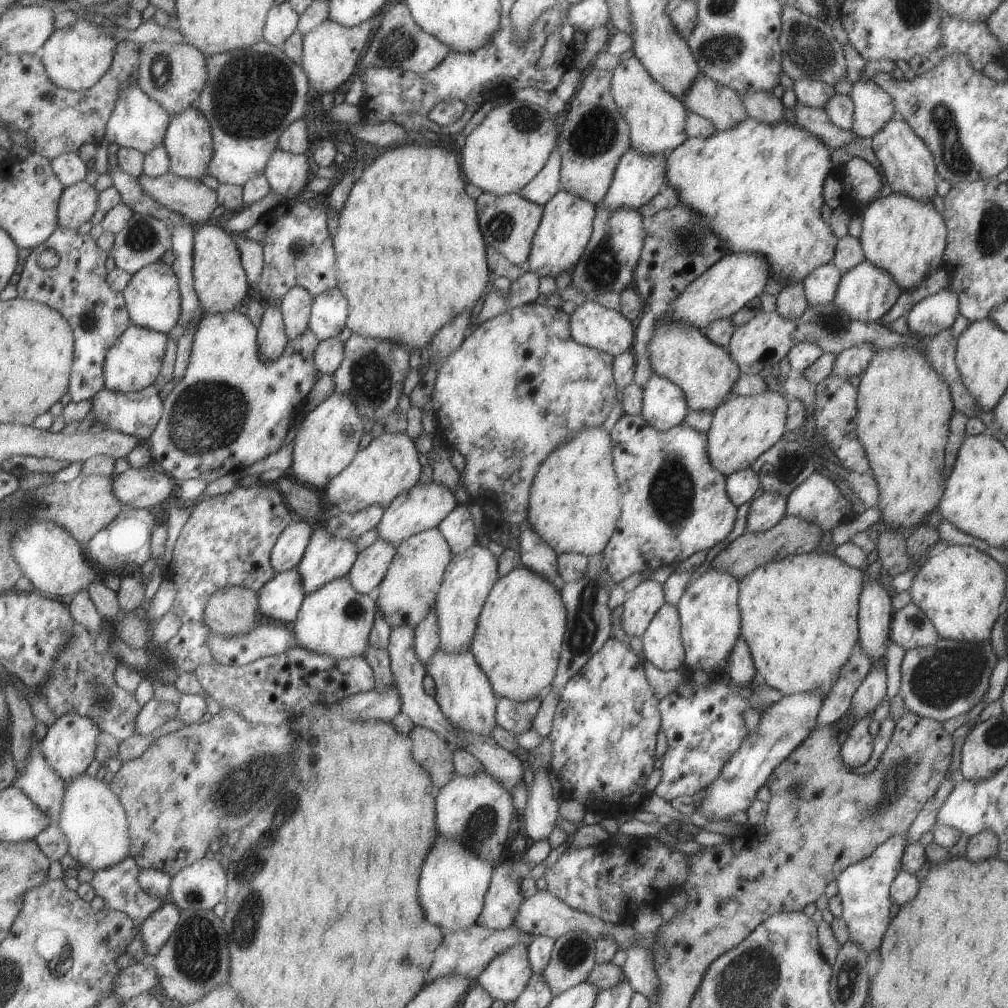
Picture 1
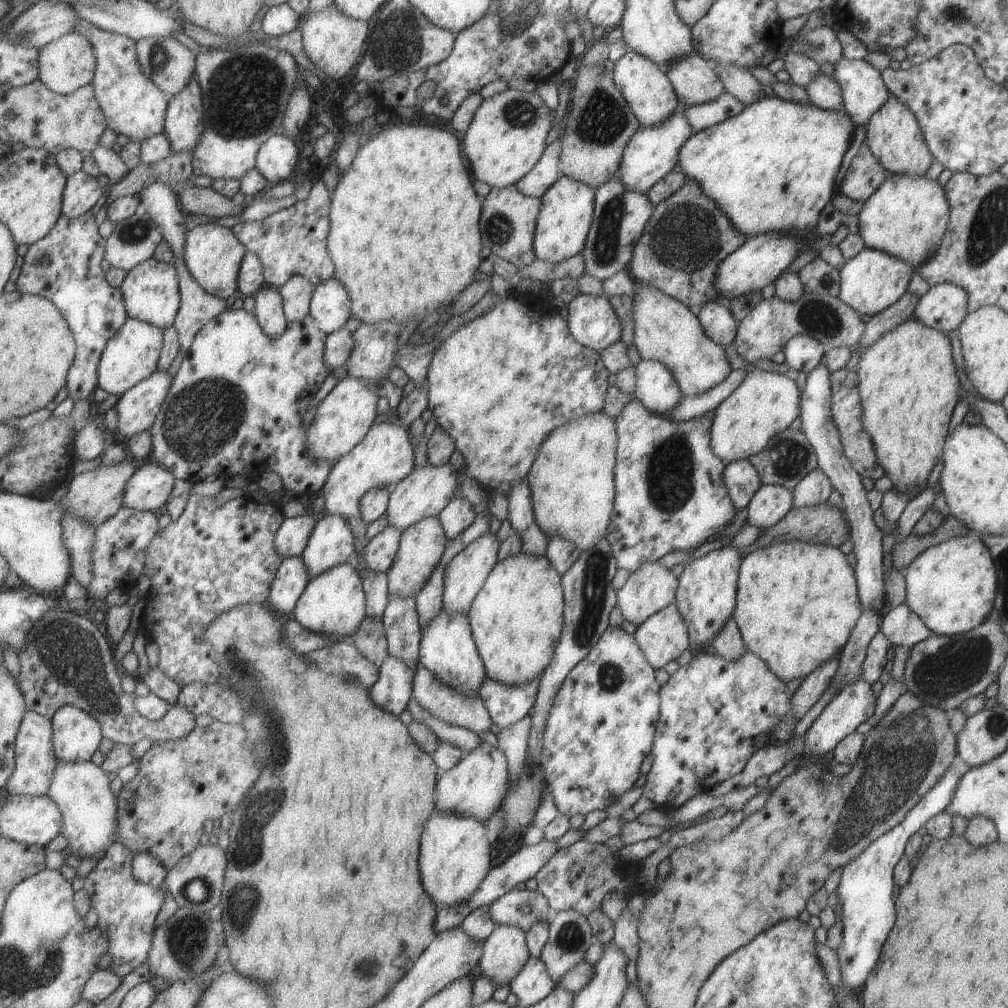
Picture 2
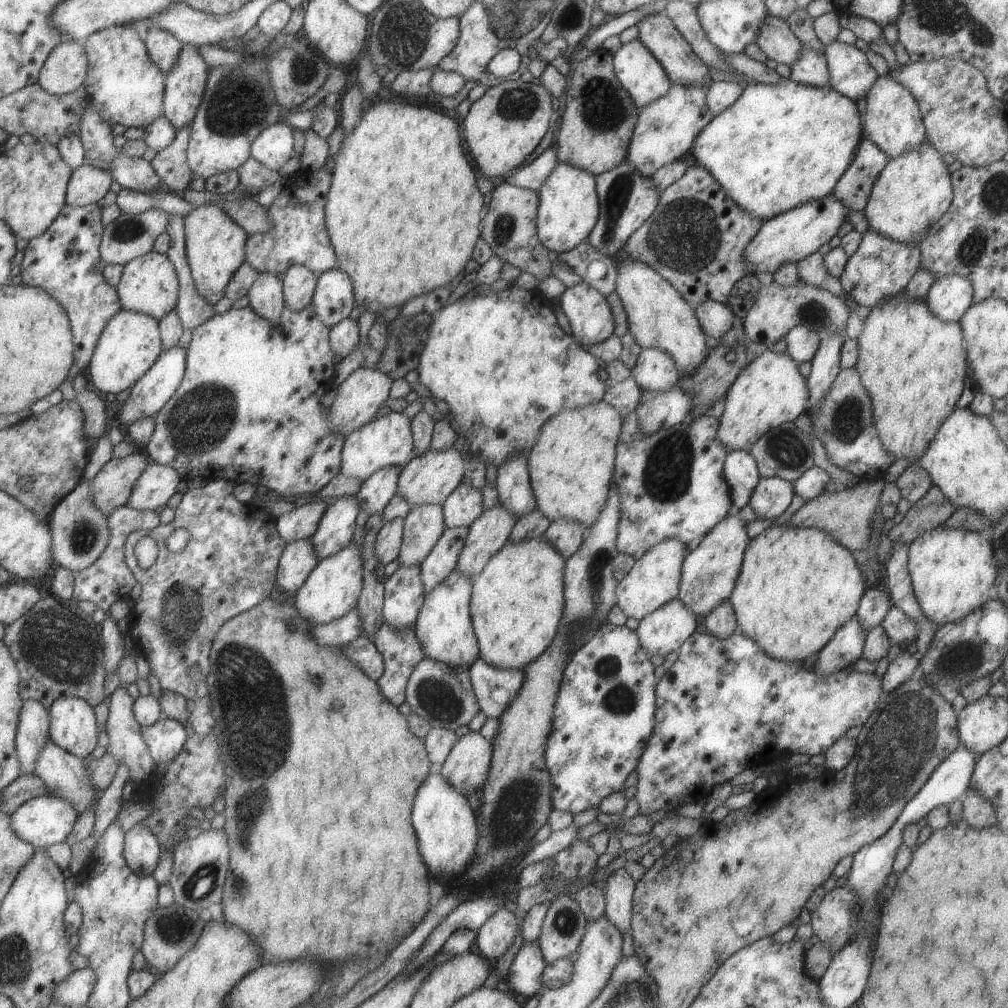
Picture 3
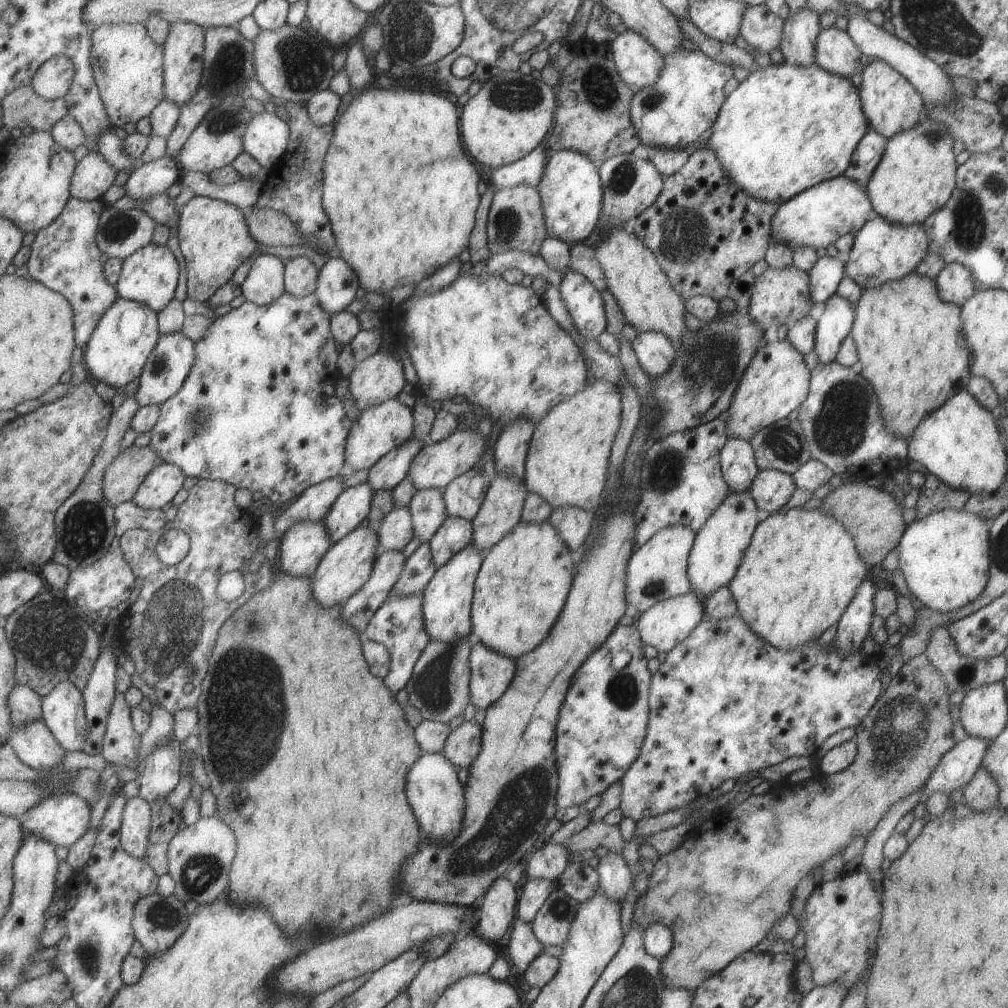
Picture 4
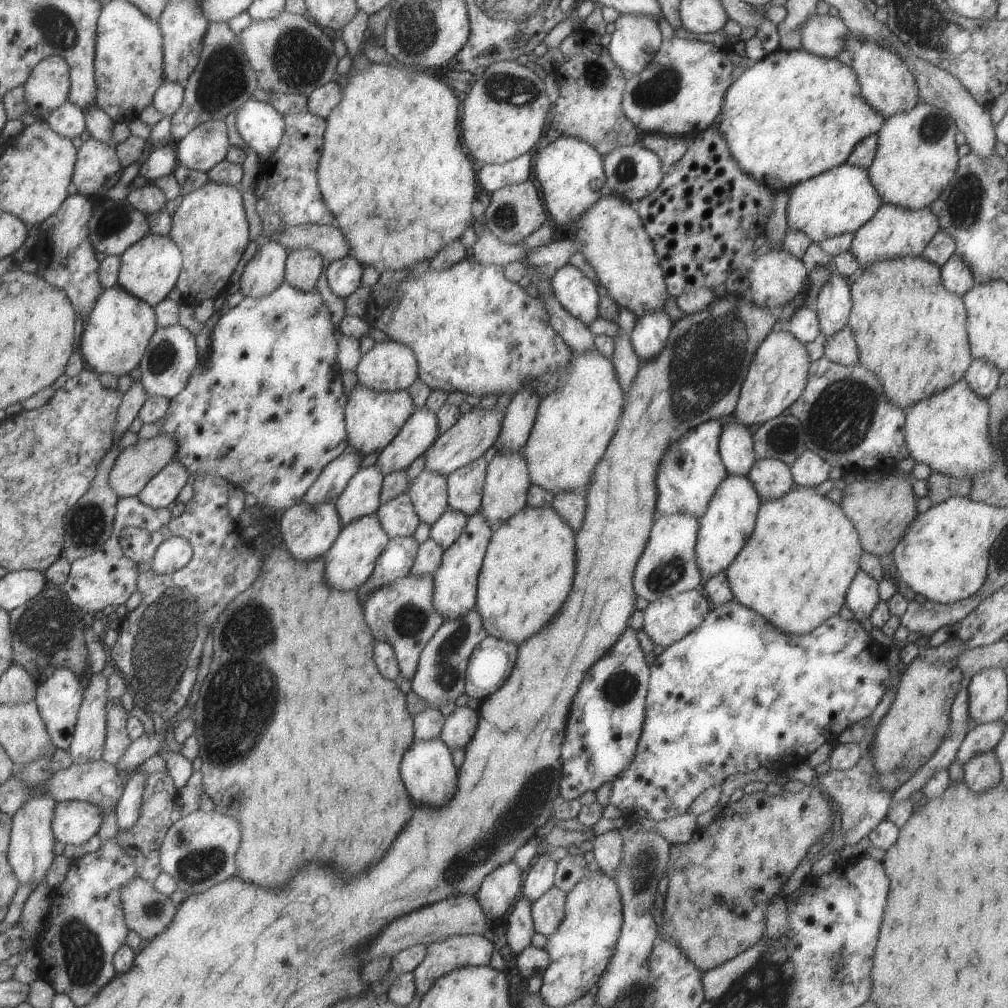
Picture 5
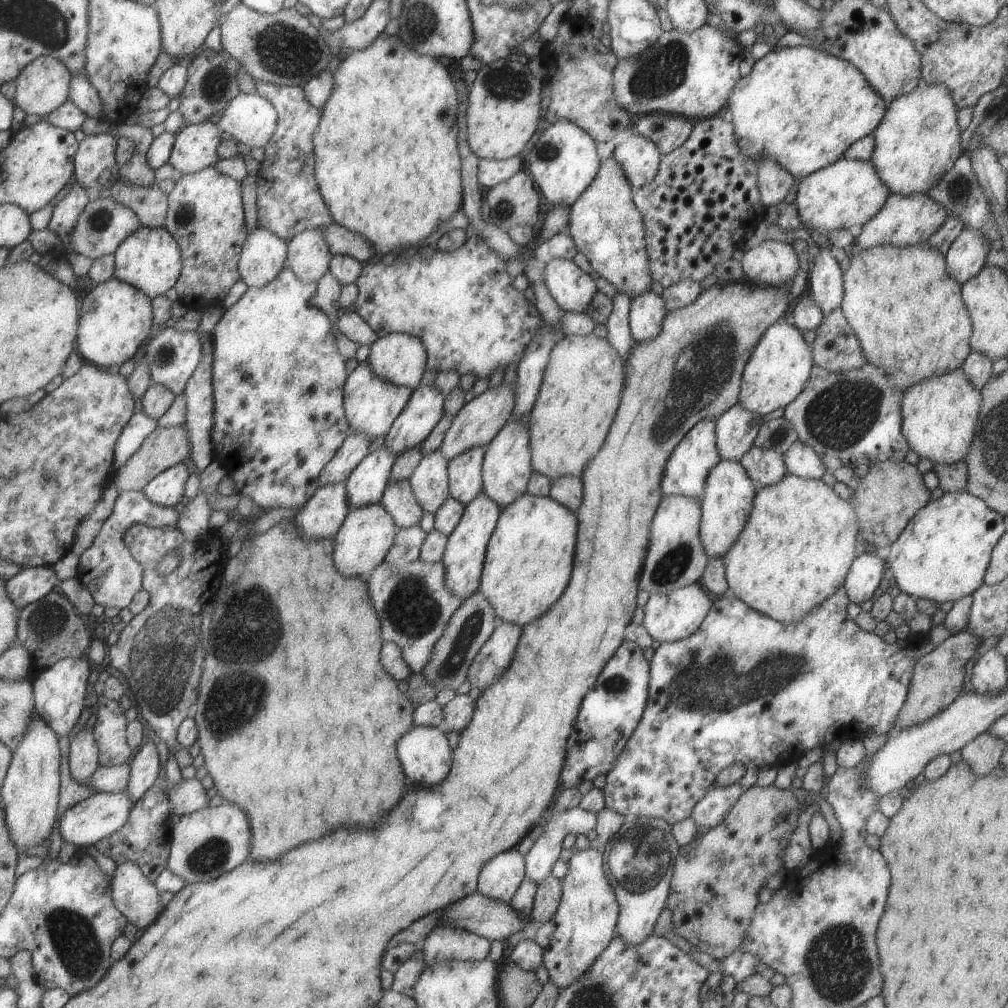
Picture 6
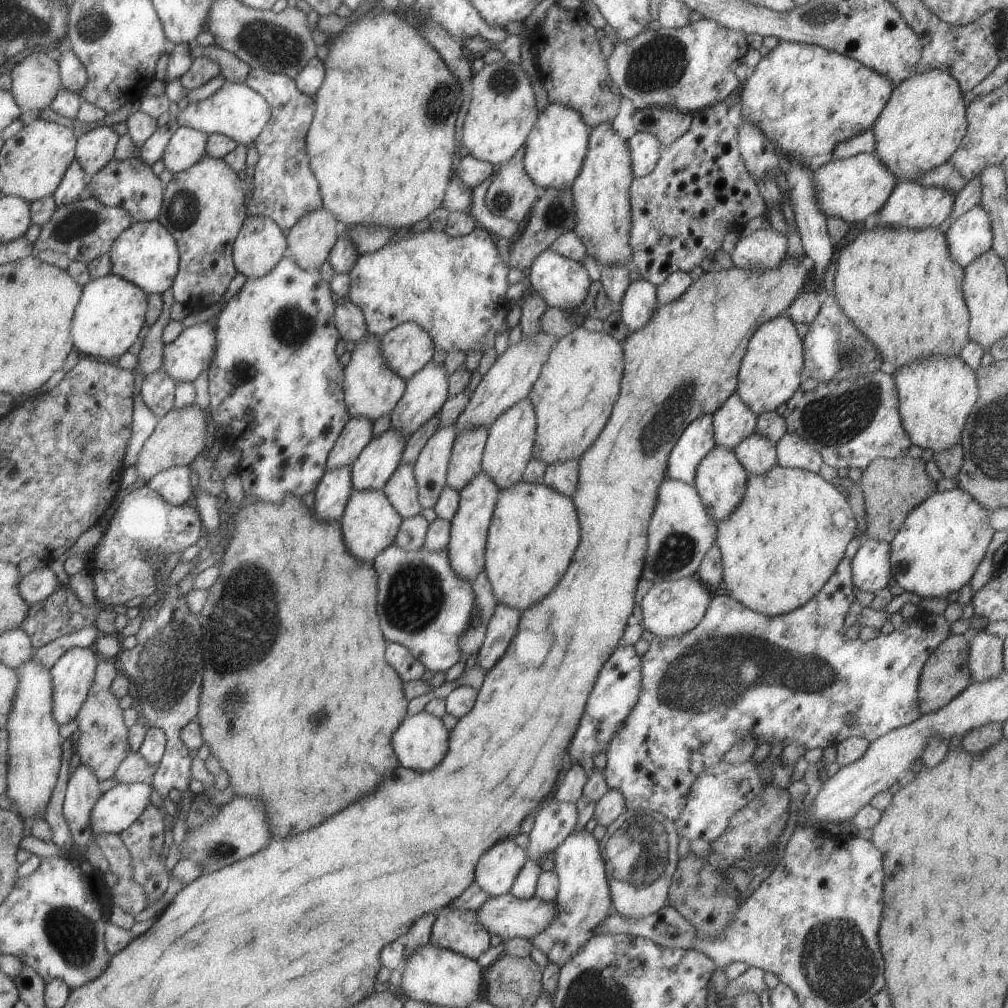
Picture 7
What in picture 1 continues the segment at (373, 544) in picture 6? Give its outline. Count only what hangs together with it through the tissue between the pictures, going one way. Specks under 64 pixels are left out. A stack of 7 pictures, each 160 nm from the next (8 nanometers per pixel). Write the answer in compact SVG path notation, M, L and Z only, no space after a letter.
M341 577L330 580L315 592L305 595L296 619L290 625L296 644L301 648L337 660L363 657L376 612L374 595L355 592L347 577Z

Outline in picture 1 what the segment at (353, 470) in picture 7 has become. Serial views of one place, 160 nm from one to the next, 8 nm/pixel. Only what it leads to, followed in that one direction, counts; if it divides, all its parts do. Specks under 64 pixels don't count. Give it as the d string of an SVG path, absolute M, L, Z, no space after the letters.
M324 528L315 530L295 568L304 594L315 592L330 580L346 577L358 554L353 540L340 539Z

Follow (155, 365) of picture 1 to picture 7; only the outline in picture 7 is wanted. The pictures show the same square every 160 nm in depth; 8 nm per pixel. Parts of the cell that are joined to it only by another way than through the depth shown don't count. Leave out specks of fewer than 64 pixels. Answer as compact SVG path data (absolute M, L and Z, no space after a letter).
M113 273L90 279L83 285L82 298L71 323L71 338L77 352L105 361L127 352L143 326L147 297L135 284Z

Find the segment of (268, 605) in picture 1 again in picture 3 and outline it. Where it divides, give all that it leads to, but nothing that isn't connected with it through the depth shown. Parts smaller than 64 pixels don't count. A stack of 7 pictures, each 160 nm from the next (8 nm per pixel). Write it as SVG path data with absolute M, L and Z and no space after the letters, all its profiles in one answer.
M309 539L286 543L276 568L275 582L281 595L295 594L317 564L314 548Z

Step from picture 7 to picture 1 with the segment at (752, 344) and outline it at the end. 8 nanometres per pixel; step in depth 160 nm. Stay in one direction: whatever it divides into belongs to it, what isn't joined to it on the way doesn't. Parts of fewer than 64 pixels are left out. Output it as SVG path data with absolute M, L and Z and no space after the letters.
M765 389L753 397L733 396L721 403L713 412L707 432L707 458L711 468L724 477L735 471L746 469L770 446L781 439L785 411L789 396Z

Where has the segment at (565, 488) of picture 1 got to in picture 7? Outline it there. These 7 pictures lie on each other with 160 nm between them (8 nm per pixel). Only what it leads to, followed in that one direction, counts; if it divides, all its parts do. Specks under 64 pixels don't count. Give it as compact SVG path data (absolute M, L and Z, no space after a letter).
M579 325L565 336L555 339L555 344L551 347L547 360L541 365L539 376L527 396L536 416L532 458L543 461L546 465L579 458L605 426L611 414L611 406L619 394L623 371L622 343L611 338L605 331L587 331Z

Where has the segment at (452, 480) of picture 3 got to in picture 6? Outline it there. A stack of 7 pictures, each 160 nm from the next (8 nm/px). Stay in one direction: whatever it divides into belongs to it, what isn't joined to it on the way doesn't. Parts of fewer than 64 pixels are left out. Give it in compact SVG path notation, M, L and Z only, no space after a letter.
M503 382L493 390L487 389L479 396L473 397L471 401L465 403L452 418L450 425L446 428L443 440L441 441L439 452L444 459L449 462L455 456L460 455L467 449L486 445L501 430L501 427L512 416L514 405L513 385L505 386Z

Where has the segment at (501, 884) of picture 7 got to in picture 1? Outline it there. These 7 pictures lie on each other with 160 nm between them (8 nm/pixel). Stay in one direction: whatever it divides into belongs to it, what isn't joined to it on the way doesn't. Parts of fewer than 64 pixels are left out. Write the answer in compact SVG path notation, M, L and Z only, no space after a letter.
M516 944L494 956L474 982L492 1001L501 1000L506 1004L520 995L532 973L524 944Z

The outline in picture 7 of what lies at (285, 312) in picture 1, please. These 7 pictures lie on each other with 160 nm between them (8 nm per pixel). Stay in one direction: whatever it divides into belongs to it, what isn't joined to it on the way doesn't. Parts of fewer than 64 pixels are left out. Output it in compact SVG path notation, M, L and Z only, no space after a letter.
M323 207L304 214L285 233L286 254L304 271L319 270L338 237L334 216Z

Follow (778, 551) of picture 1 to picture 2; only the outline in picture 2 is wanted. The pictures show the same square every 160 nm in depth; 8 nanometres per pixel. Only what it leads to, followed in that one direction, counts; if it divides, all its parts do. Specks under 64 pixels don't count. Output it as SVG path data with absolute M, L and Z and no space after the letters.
M819 503L810 507L791 507L789 512L775 524L760 529L760 534L753 544L739 549L739 556L743 559L749 552L767 548L785 541L801 541L807 544L823 544L824 546L839 547L849 536L849 526L845 520L845 514L838 508L827 503Z

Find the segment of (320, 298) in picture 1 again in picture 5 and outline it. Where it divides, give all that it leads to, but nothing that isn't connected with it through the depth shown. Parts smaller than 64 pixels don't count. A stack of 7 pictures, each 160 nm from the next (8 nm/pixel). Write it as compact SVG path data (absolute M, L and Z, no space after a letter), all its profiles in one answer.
M347 255L330 262L325 268L326 281L333 294L346 299L357 287L362 266Z

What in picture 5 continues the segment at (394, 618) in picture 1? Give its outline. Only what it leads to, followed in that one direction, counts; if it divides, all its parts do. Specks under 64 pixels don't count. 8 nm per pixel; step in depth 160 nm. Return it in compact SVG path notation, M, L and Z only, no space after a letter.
M423 468L415 476L406 493L419 521L431 526L441 516L448 507L446 490L446 478L439 473Z

